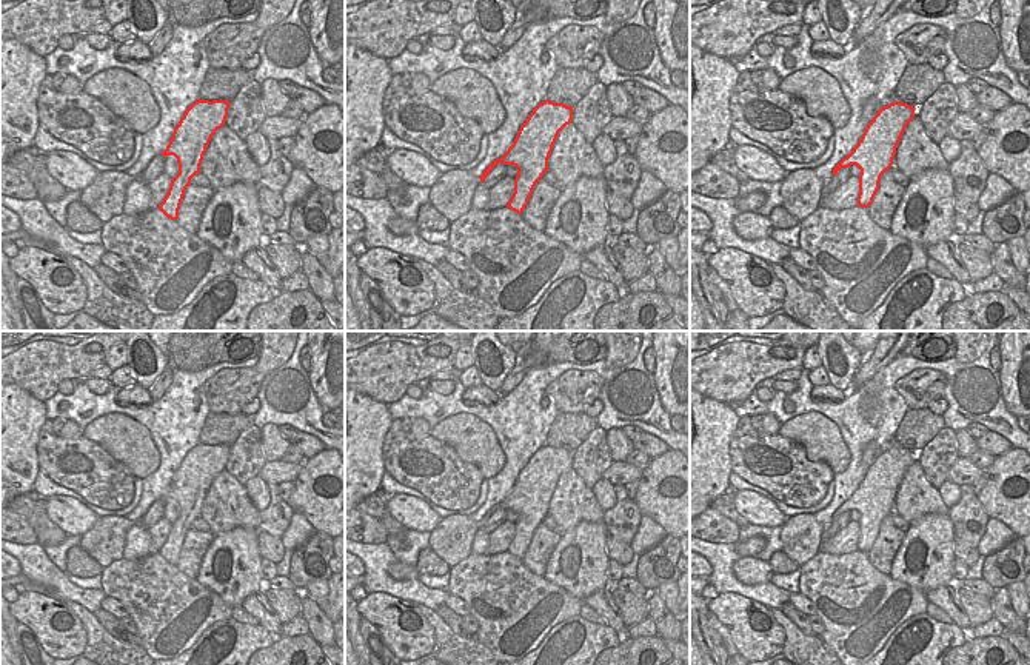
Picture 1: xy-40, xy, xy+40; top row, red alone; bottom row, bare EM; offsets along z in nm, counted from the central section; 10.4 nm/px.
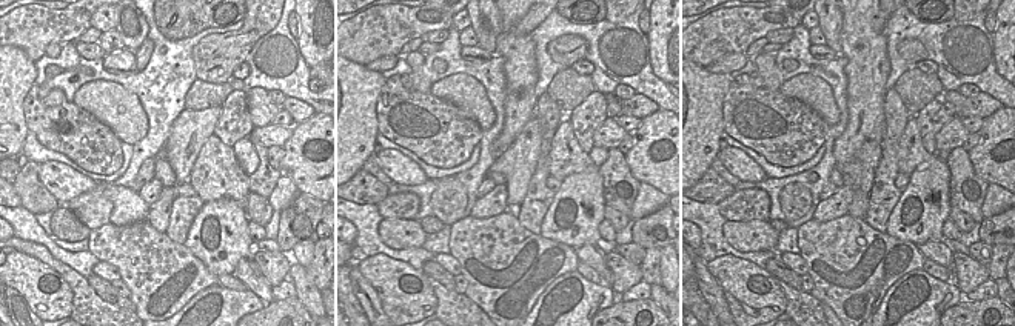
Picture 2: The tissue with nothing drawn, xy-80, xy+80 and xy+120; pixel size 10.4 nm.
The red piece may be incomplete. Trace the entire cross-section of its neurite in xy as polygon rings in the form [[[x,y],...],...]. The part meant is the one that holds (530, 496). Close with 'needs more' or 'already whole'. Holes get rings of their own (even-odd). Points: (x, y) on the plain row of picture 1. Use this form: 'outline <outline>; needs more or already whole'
outline [[[550,445],[539,448],[520,471],[508,496],[480,522],[459,514],[443,517],[431,531],[428,548],[453,568],[471,554],[476,531],[485,526],[497,508],[503,508],[517,513],[514,537],[507,553],[522,559],[536,528],[548,516],[548,503],[559,477],[573,465],[573,453]]]; needs more

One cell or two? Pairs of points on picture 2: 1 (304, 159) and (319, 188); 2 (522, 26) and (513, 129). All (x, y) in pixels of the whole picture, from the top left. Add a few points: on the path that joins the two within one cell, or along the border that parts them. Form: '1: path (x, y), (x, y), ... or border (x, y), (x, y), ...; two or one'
1: path (311, 166), (316, 171), (318, 180); one
2: border (524, 16), (513, 26), (516, 37); two

